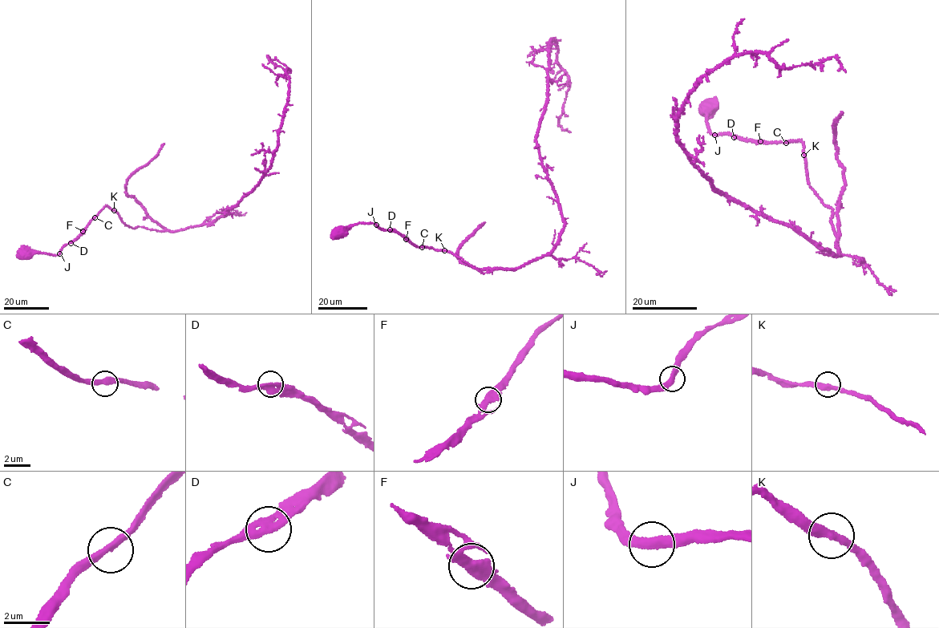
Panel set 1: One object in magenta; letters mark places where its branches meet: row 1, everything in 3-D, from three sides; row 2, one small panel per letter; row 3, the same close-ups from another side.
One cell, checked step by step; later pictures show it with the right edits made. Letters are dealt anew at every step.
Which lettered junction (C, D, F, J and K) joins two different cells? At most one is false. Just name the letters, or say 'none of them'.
none of them

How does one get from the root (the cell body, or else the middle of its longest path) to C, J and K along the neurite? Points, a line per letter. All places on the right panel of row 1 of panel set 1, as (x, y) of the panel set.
C: (709, 106), (705, 104), (710, 112), (706, 119), (711, 134), (771, 143), (786, 143)
J: (709, 106), (707, 103), (705, 104), (710, 112), (707, 123), (711, 134), (714, 135)
K: (709, 106), (705, 104), (710, 112), (706, 119), (711, 134), (771, 143), (799, 140), (803, 143), (803, 155)

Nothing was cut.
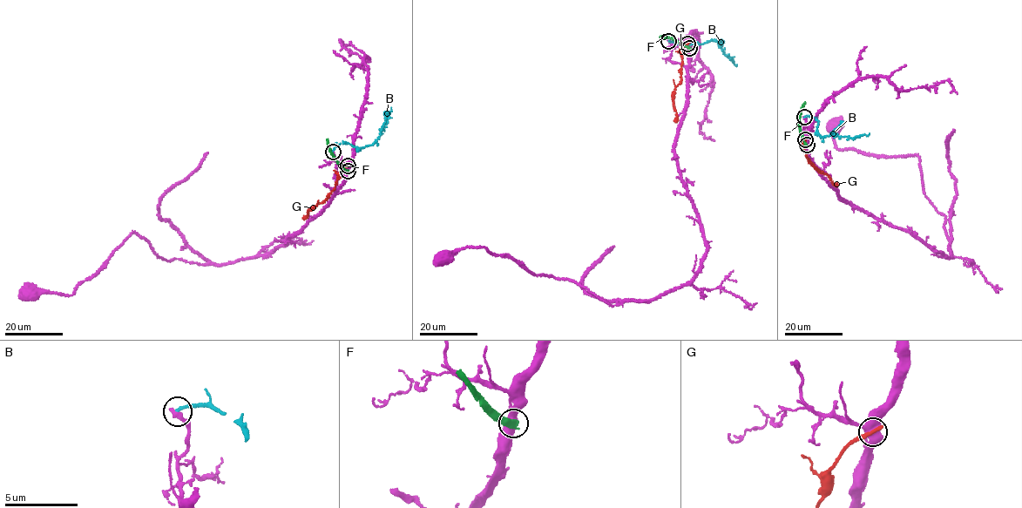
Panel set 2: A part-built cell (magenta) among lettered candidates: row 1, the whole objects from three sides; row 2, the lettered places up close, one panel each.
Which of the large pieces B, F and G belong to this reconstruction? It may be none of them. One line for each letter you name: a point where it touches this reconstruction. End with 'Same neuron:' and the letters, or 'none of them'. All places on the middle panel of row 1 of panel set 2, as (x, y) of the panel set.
Same neuron: none of them

